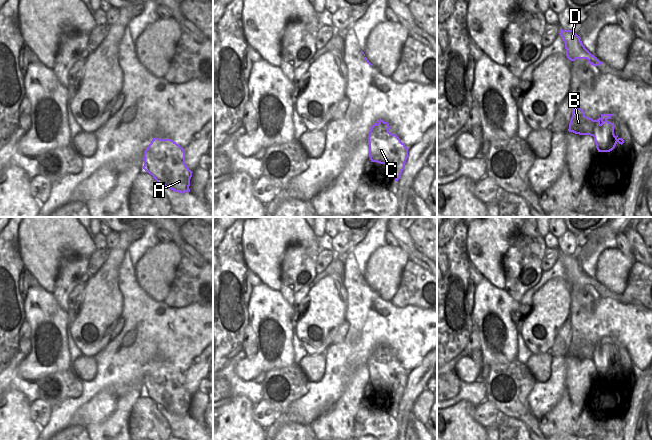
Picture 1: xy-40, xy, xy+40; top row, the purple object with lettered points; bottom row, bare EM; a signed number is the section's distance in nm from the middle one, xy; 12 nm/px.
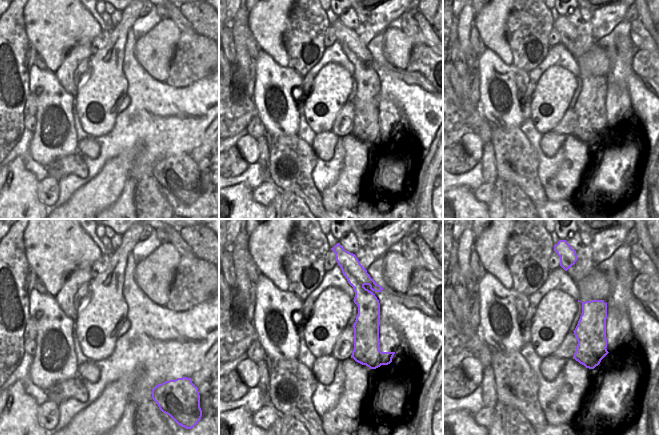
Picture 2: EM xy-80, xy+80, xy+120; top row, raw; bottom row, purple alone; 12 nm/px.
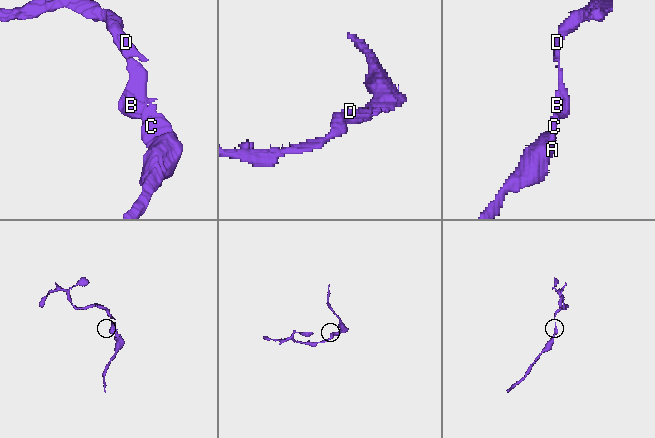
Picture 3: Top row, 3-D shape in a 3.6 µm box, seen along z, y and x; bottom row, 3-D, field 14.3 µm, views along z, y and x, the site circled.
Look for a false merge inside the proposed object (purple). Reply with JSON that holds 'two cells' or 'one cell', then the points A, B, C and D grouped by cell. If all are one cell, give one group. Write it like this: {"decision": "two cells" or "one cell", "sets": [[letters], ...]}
{"decision": "two cells", "sets": [["A", "C"], ["B", "D"]]}

